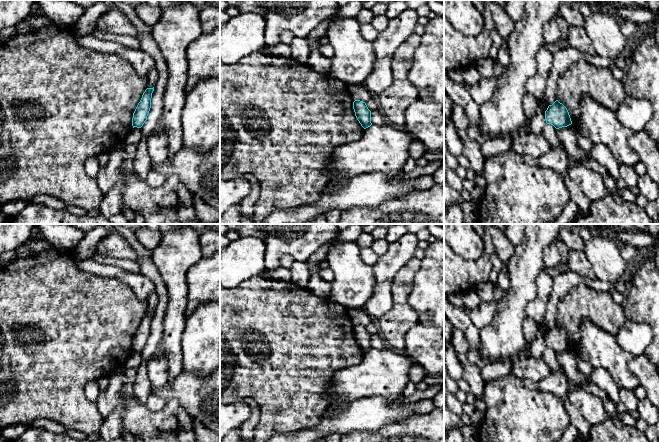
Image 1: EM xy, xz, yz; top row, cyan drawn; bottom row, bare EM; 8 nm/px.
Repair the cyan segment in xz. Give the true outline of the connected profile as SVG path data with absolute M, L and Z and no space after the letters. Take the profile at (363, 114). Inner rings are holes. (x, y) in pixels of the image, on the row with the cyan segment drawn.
M355 100L353 102L353 109L357 120L359 121L359 123L364 129L372 125L371 111L368 109L365 102L362 102L360 100Z

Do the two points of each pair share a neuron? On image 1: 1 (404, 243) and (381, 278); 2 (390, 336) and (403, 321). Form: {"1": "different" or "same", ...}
{"1": "same", "2": "same"}

